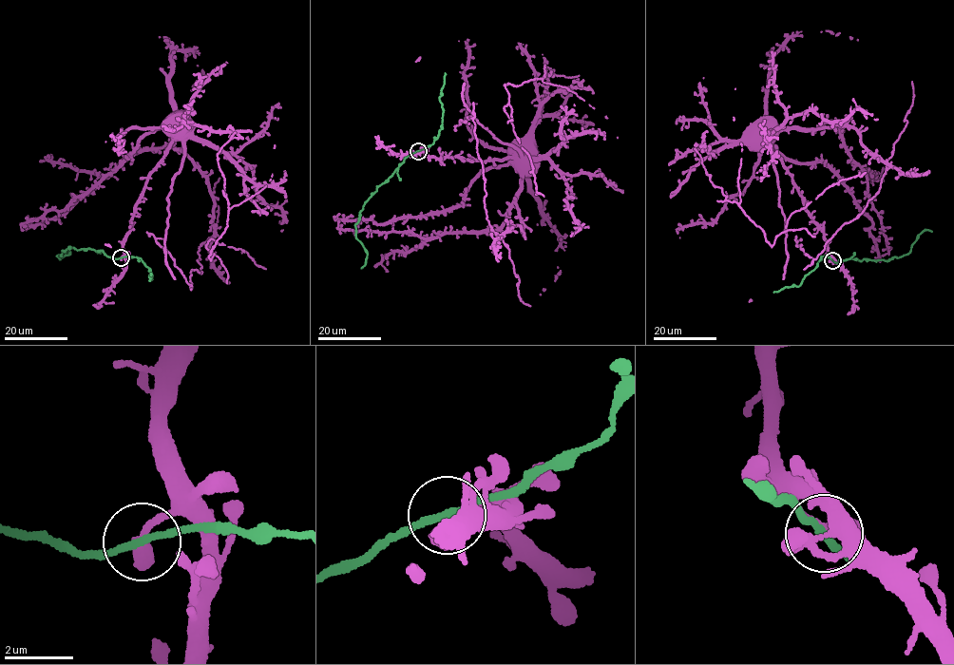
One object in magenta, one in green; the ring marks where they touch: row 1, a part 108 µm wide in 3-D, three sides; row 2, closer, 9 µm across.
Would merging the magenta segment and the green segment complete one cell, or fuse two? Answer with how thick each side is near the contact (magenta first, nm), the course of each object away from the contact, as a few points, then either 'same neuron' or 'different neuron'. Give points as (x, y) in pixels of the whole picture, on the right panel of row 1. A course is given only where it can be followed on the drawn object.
460 nm thick on the magenta side, 200 nm on the other; magenta runs (832, 259), (829, 256), (824, 233), (805, 208), (804, 200), (783, 161), (772, 152), (763, 125); green runs (832, 260), (837, 263), (839, 260), (850, 258), (874, 261), (899, 257), (909, 252), (920, 233), (931, 231); same neuron

